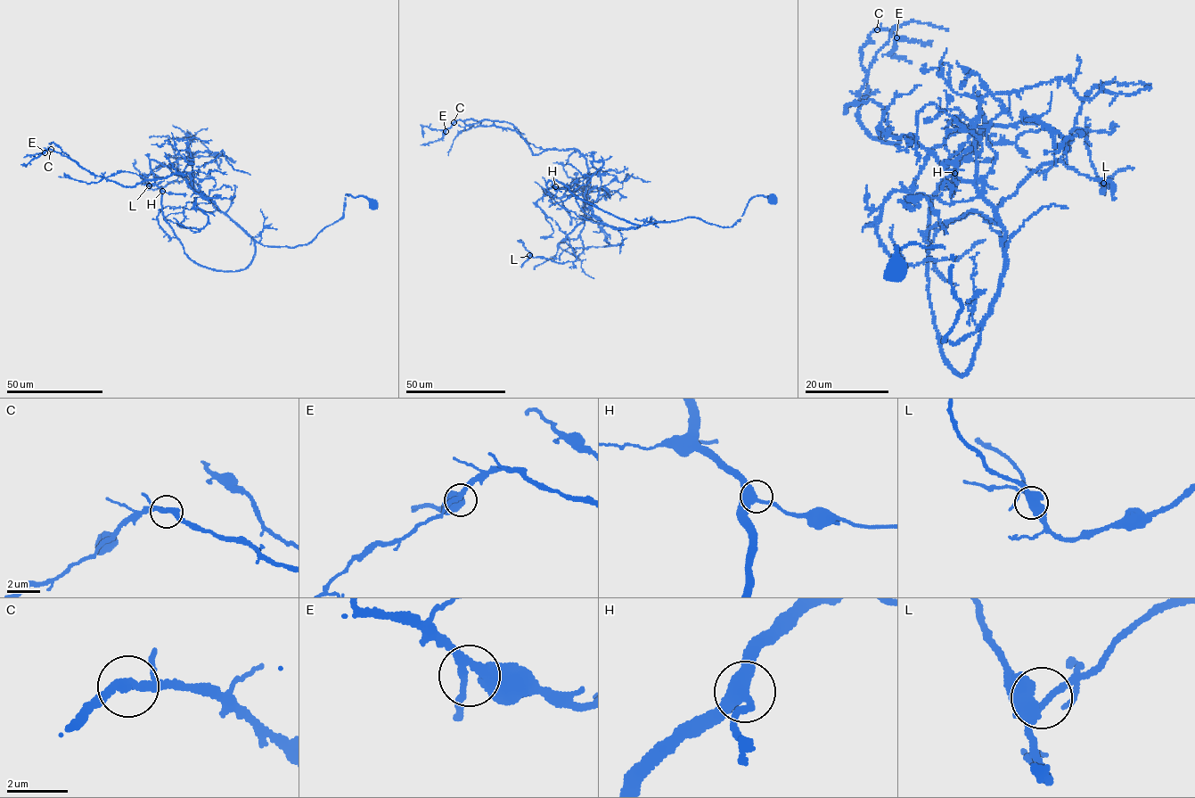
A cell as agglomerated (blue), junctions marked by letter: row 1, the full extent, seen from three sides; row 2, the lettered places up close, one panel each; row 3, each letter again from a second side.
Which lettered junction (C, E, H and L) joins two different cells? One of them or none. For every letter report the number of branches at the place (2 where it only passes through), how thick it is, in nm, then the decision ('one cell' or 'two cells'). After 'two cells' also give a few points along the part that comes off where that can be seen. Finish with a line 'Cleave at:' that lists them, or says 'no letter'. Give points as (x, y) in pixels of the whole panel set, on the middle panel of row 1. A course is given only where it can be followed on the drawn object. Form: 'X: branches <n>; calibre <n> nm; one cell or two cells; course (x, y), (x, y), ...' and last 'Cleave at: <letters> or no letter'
C: branches 3; calibre 280 nm; one cell
E: branches 3; calibre 280 nm; one cell
H: branches 3; calibre 400 nm; one cell
L: branches 3; calibre 360 nm; one cell
Cleave at: no letter

